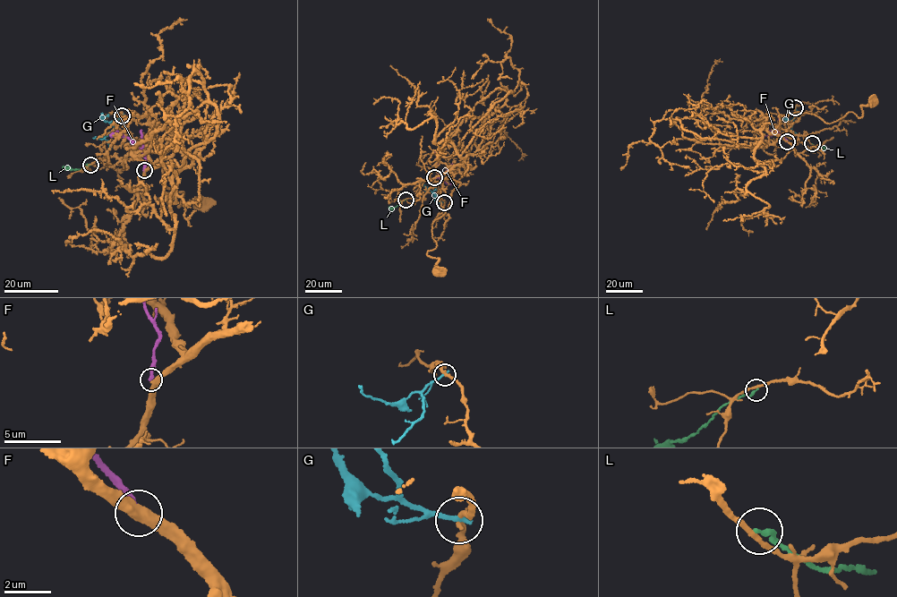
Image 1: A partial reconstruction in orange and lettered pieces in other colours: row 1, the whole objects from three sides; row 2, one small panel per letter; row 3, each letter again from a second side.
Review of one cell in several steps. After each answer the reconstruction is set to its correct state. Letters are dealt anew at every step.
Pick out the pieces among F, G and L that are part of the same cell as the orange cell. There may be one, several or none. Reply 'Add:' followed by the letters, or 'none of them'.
Add: none of them

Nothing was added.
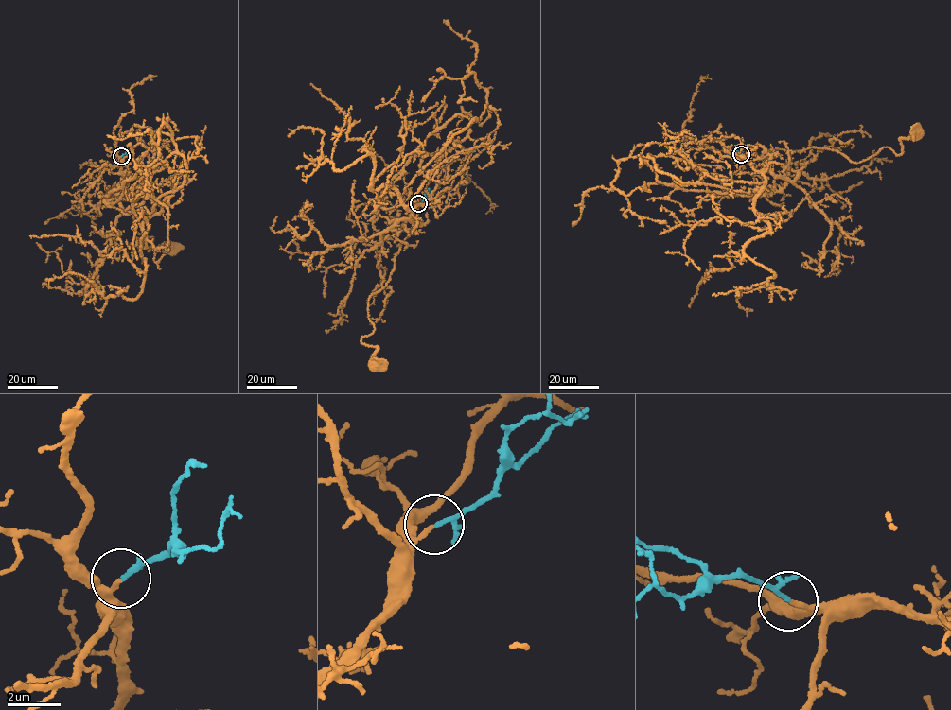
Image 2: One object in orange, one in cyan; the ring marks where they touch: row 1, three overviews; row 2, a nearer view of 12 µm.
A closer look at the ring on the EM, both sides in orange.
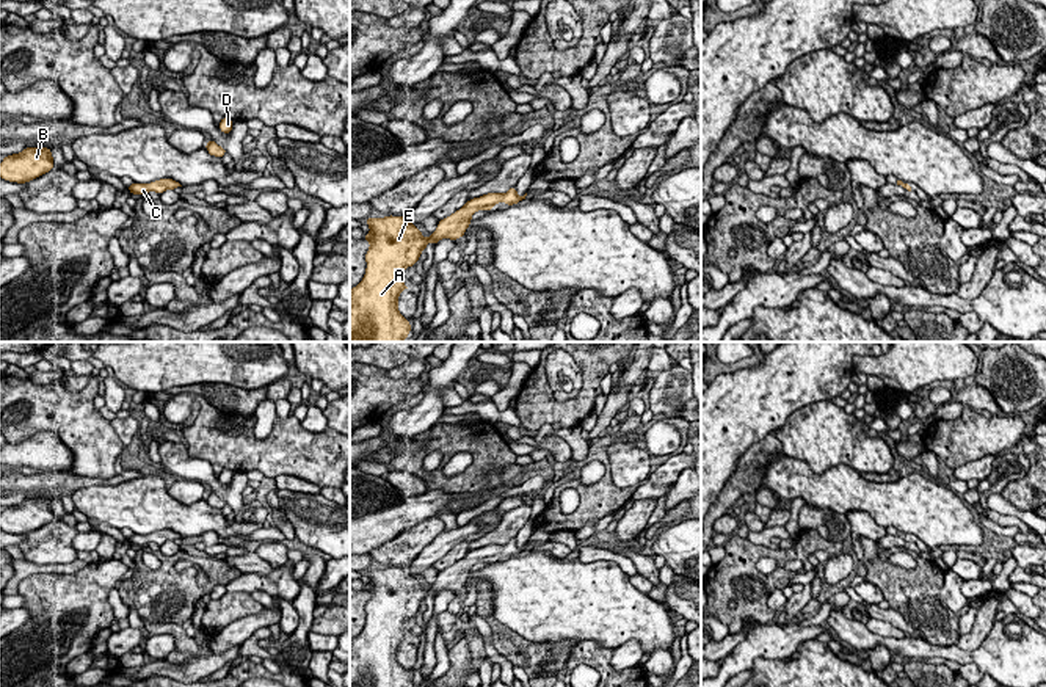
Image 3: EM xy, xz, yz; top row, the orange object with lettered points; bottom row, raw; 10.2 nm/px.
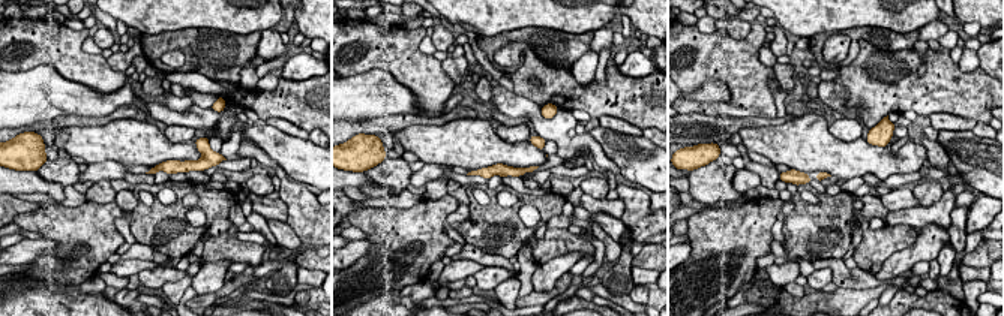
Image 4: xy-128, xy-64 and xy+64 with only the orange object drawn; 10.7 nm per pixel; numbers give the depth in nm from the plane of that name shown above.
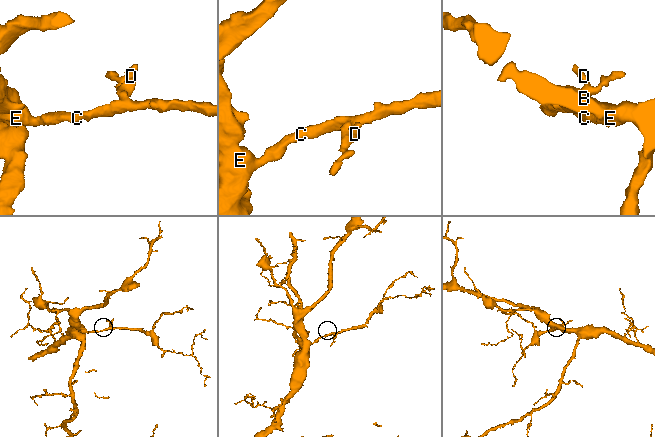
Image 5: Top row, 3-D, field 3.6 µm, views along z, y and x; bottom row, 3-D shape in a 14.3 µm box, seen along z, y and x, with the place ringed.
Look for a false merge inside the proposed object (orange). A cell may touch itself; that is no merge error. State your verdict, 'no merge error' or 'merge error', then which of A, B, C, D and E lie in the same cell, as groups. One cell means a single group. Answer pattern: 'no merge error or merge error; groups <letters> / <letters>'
no merge error; groups A B C D E

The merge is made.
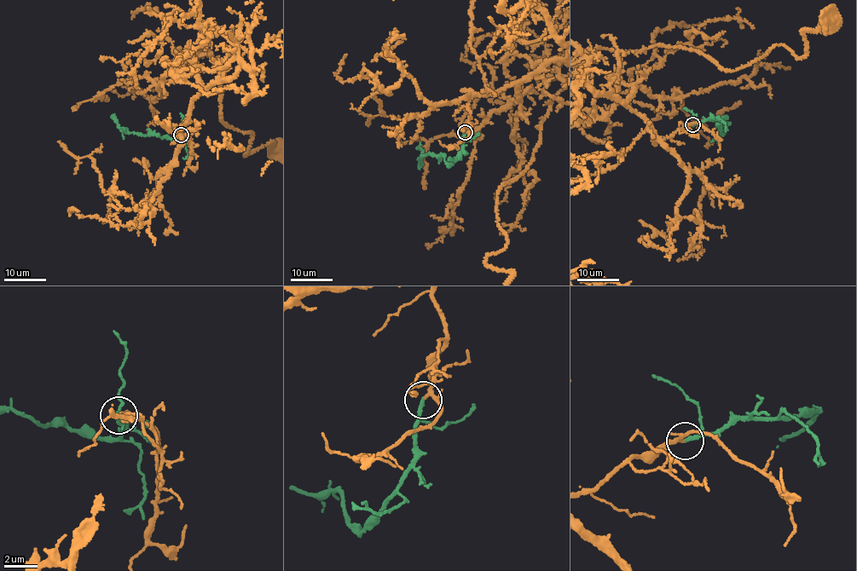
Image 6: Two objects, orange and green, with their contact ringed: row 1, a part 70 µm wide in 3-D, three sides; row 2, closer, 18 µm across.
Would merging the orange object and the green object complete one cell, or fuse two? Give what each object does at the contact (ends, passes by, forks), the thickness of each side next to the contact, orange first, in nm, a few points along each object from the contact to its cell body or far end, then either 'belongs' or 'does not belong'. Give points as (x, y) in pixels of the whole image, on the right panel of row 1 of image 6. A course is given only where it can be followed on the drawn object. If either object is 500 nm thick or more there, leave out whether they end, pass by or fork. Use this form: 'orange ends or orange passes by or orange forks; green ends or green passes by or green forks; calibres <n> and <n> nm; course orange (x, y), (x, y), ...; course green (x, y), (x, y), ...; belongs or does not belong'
orange passes by; green ends; calibres 180 and 240 nm; course orange (692, 124), (661, 138), (593, 89), (587, 61), (660, 43), (730, 71), (778, 44), (805, 55), (825, 20); course green (692, 124), (726, 118), (718, 124), (722, 134), (725, 125), (729, 123); belongs

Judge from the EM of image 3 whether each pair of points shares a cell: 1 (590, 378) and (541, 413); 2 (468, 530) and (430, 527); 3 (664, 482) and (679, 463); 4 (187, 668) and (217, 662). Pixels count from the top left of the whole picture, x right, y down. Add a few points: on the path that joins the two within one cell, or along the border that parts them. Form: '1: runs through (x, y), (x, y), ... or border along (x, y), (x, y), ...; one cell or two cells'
1: runs through (587, 394), (570, 411), (557, 411); one cell
2: border along (443, 530), (416, 556); two cells
3: runs through (665, 477), (675, 468); one cell
4: runs through (195, 668), (209, 664); one cell

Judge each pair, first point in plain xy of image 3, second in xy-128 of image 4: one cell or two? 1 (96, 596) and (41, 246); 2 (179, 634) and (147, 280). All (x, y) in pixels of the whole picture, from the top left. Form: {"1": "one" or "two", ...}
{"1": "two", "2": "two"}

